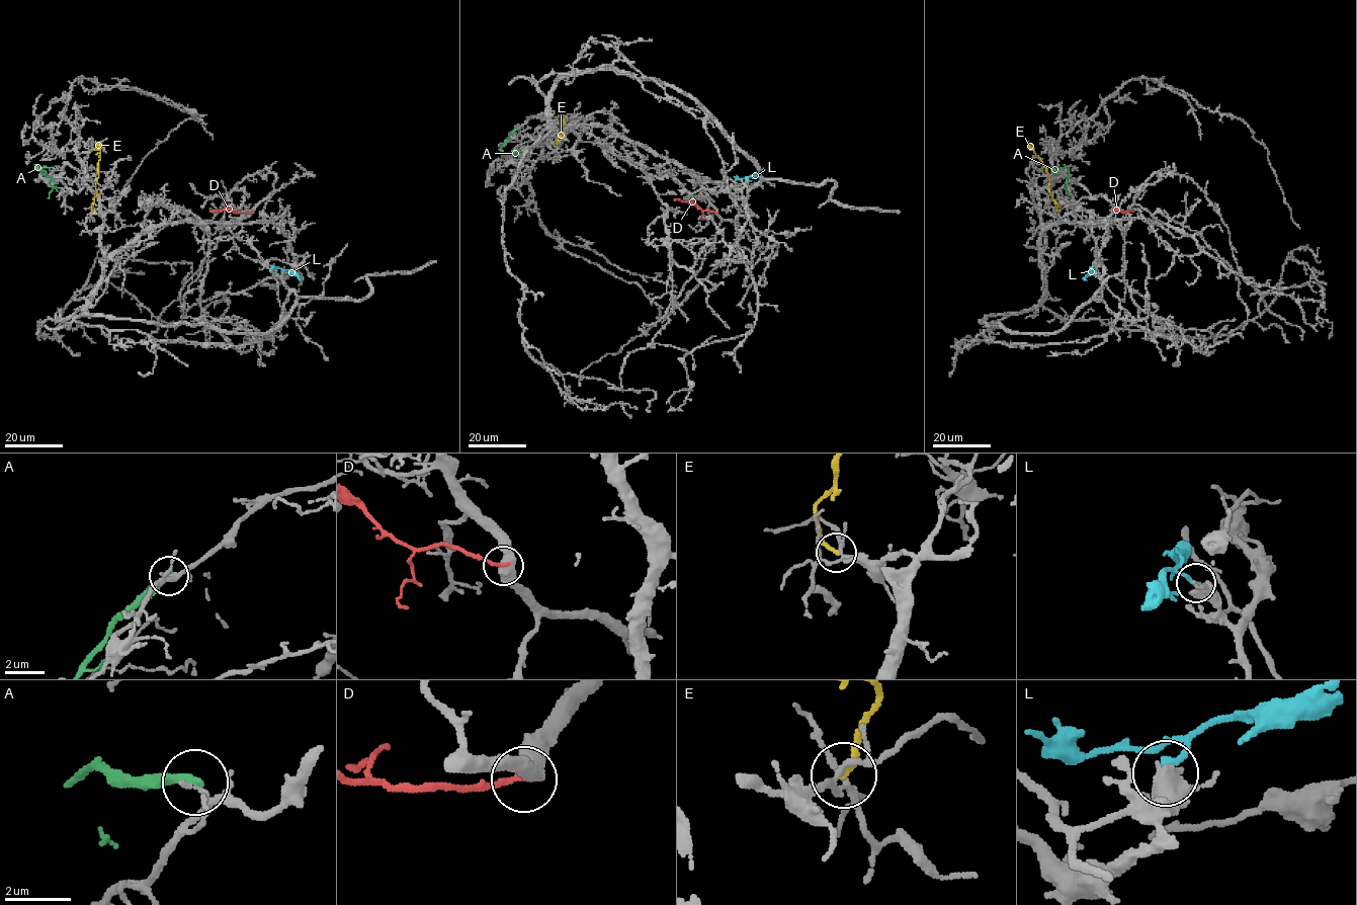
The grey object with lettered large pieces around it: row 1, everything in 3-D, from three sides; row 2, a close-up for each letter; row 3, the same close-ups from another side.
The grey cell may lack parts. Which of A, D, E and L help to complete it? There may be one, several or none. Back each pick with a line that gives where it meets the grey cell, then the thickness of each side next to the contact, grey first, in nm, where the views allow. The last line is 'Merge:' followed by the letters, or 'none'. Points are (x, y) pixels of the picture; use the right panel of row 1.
Merge: none

